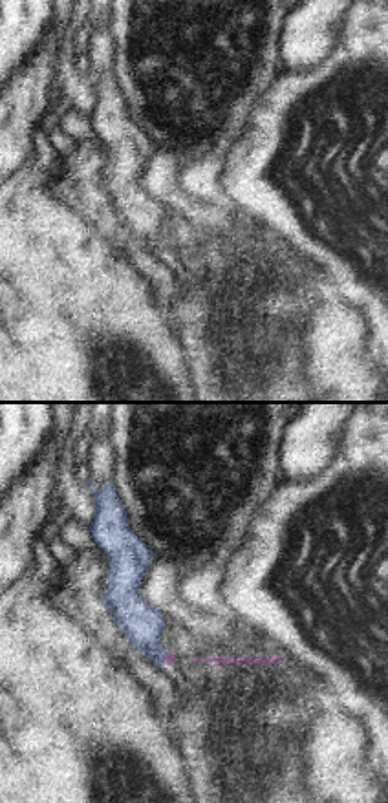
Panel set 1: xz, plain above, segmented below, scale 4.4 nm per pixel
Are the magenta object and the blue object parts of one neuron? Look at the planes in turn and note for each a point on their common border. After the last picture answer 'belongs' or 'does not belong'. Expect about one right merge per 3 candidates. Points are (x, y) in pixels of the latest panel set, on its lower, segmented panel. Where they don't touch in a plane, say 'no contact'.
contact (163, 659)

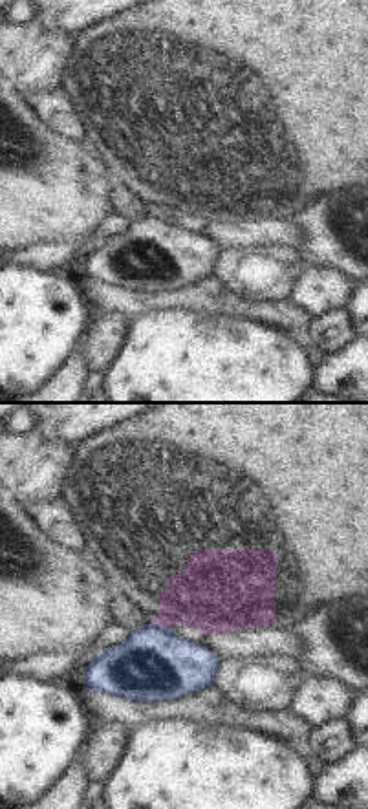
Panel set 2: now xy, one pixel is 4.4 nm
contact (162, 626)

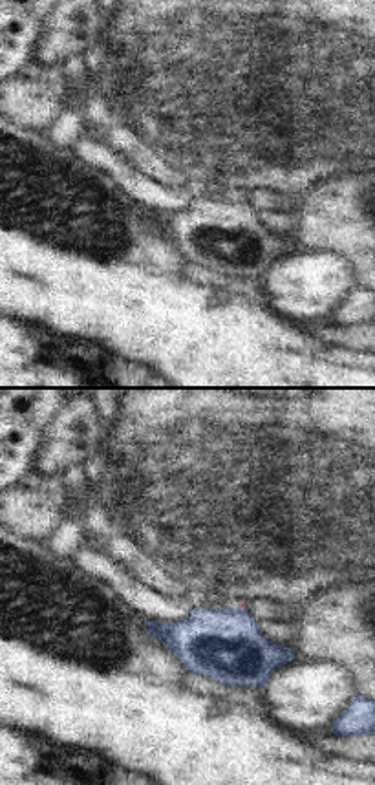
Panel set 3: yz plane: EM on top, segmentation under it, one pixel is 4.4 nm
contact (240, 608)

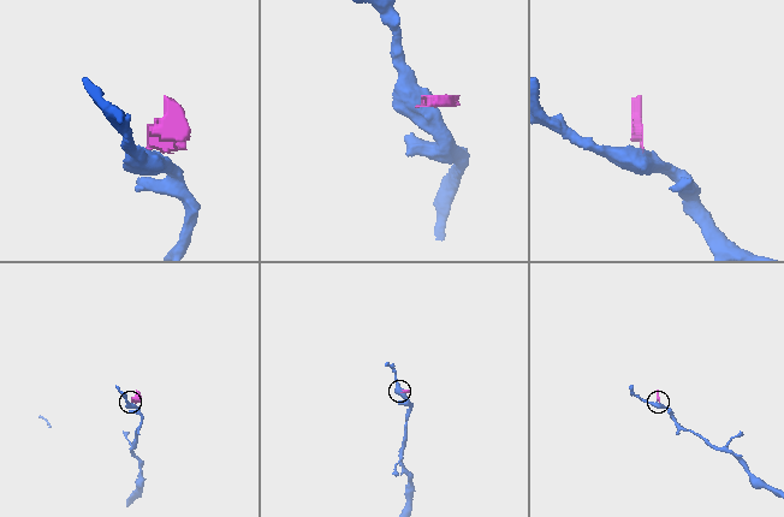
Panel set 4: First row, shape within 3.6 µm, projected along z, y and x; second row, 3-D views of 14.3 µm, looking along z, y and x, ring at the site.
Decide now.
does not belong

